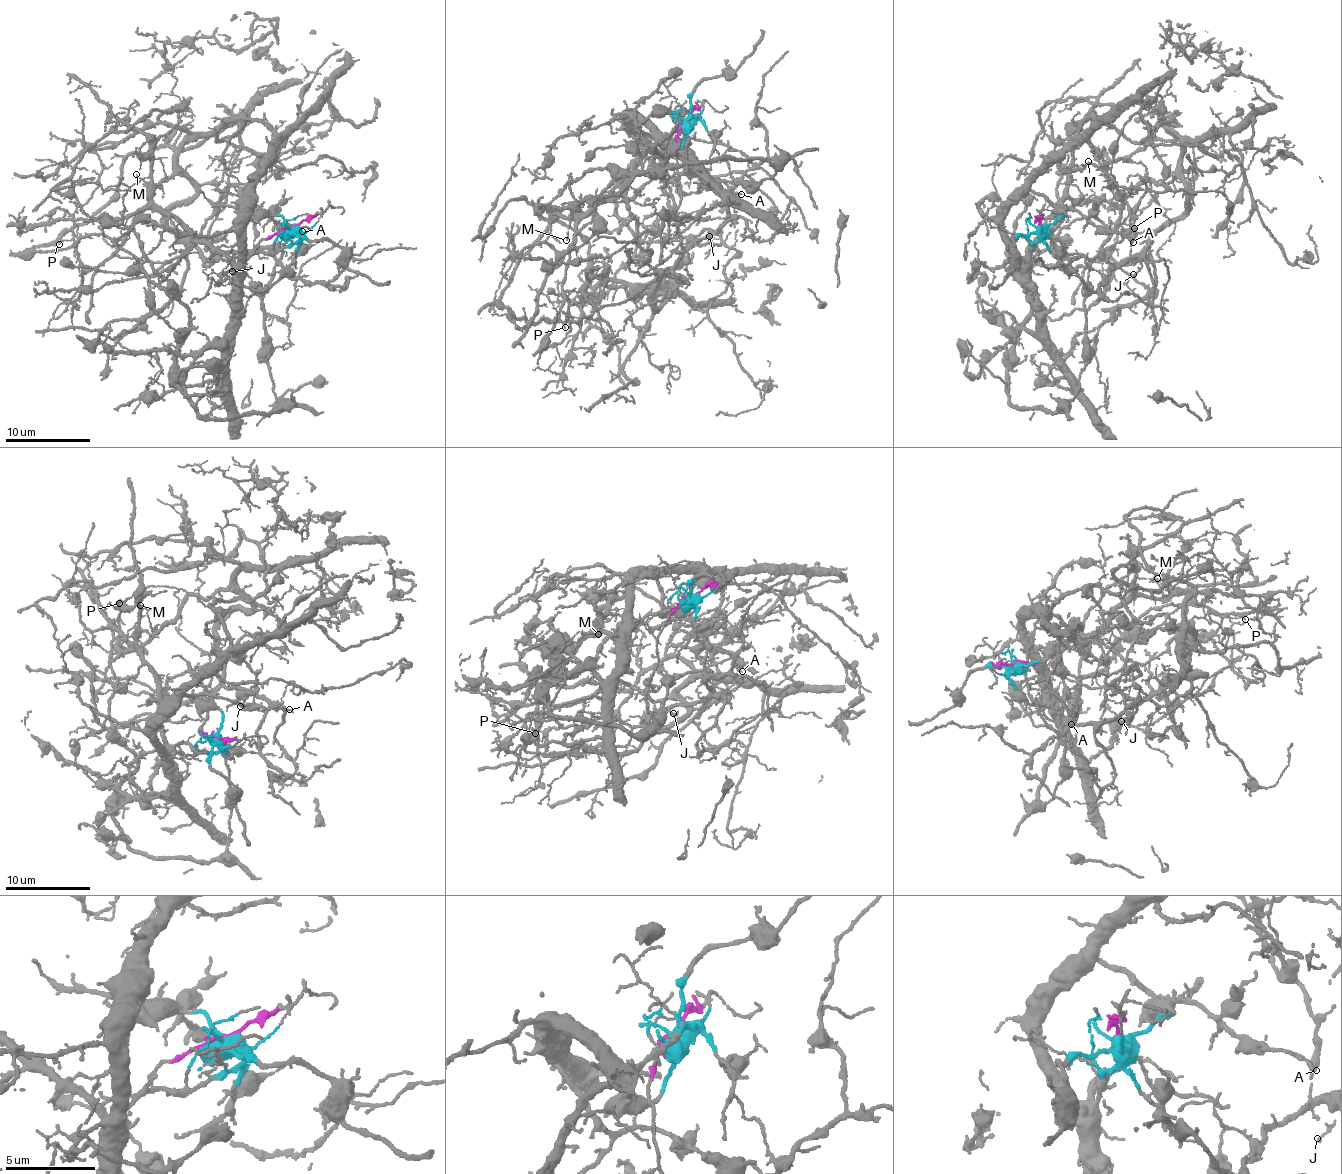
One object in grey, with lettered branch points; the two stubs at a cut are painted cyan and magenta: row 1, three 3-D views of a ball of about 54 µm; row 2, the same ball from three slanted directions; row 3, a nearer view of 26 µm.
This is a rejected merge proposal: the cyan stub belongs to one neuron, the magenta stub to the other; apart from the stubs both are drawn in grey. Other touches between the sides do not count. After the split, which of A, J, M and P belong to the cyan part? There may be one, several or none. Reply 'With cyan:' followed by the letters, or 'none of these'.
With cyan: A, M

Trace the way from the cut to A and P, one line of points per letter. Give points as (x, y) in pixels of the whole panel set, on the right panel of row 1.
A: (1039, 226), (1055, 223), (1065, 216), (1058, 208), (1068, 209), (1134, 242)
P: (1039, 226), (1059, 251), (1135, 261), (1189, 211), (1179, 176), (1145, 179), (1101, 251), (1122, 223), (1133, 228)

